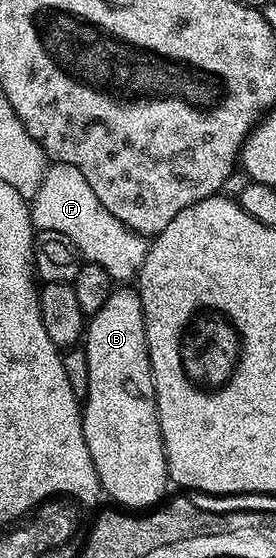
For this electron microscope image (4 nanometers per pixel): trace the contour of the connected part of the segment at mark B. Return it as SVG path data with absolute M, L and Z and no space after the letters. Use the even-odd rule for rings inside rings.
M114 288L107 303L103 303L99 311L91 314L83 334L83 348L87 367L90 368L90 383L83 400L81 426L87 439L87 451L91 451L91 463L95 463L95 471L101 480L104 496L118 501L113 503L129 511L148 510L166 496L165 485L170 484L170 479L169 469L165 465L165 444L157 418L149 348L145 342L145 316L141 310L141 294L136 288Z

